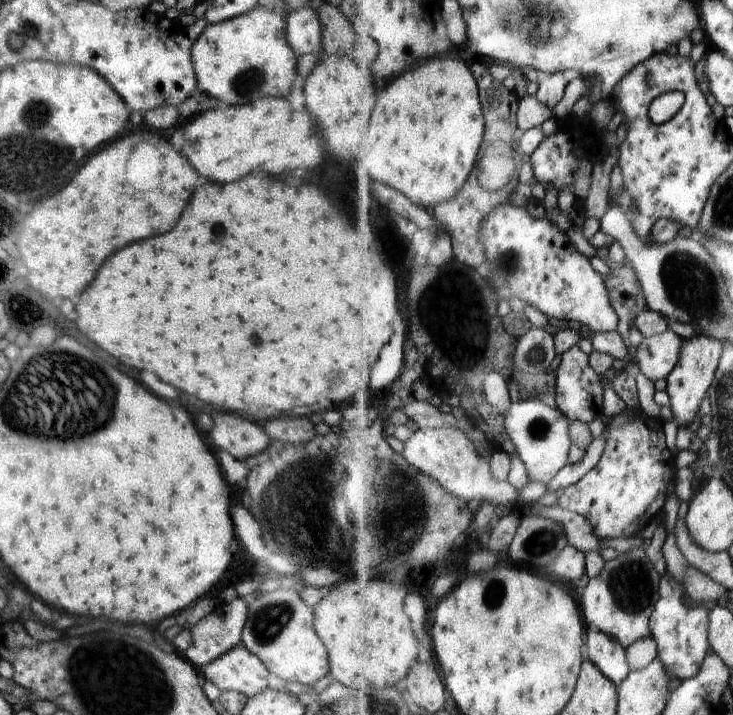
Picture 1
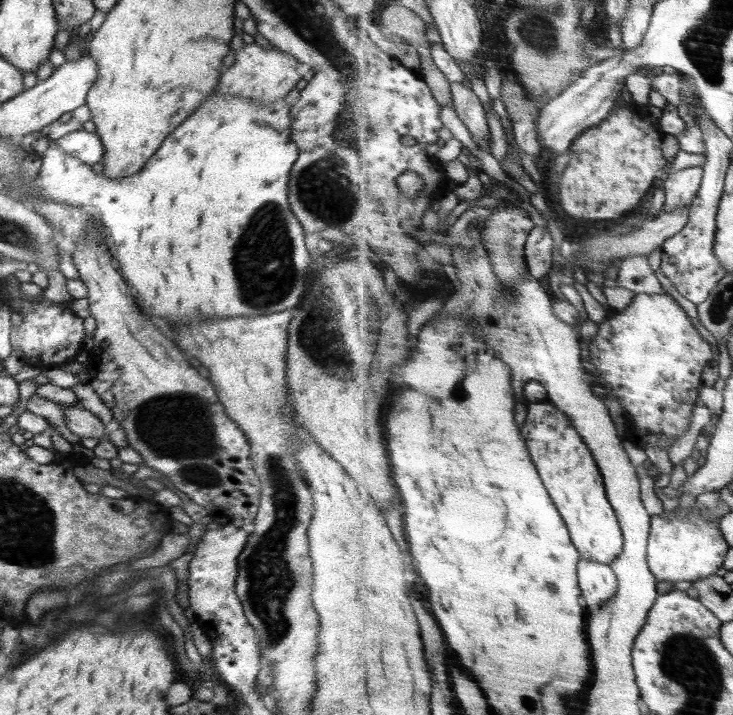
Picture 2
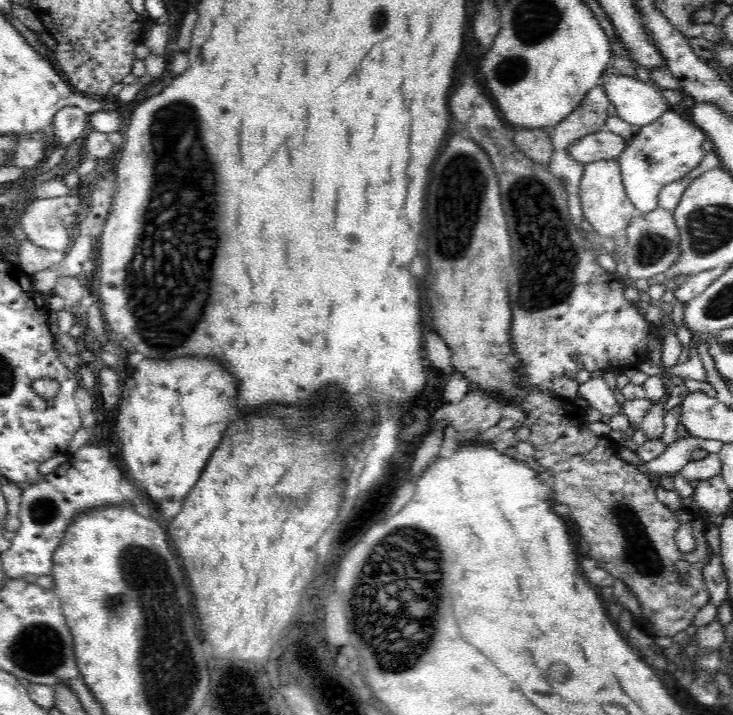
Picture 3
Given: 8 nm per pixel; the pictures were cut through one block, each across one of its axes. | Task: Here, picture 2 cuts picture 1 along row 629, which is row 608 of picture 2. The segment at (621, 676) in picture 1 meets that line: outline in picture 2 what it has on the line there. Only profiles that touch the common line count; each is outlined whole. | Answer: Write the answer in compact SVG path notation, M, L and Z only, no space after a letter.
M582 557L580 561L580 584L588 599L590 611L604 606L620 591L620 580L612 564L588 557Z

